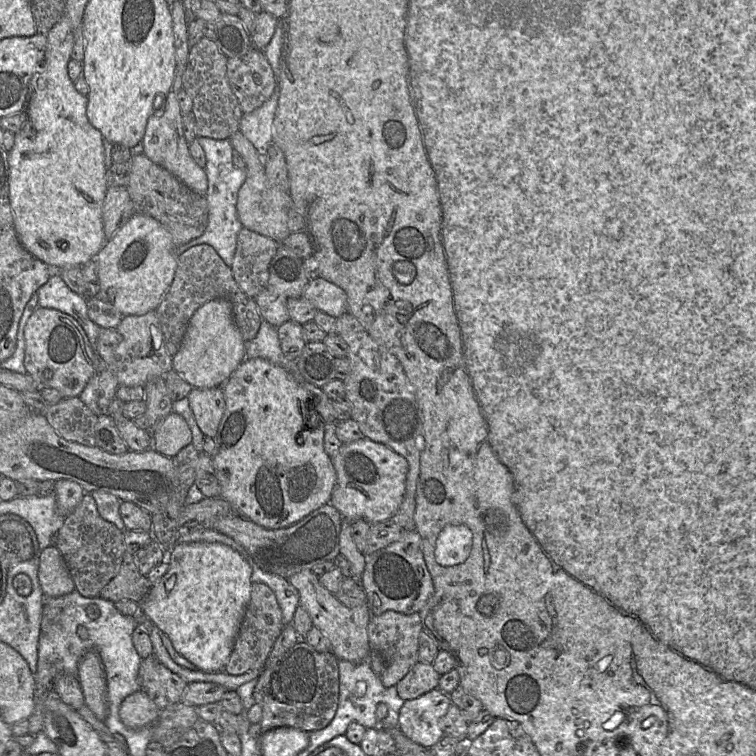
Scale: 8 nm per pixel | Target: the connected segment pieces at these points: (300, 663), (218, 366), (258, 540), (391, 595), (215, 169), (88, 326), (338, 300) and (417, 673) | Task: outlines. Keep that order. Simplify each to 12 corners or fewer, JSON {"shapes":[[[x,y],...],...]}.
{"shapes":[[[300,638],[262,669],[262,734],[324,729],[338,659]],[[232,304],[192,315],[172,366],[193,388],[225,382],[246,358]],[[331,504],[285,528],[241,516],[210,529],[288,578],[340,553],[343,517]],[[420,535],[366,556],[372,616],[420,612],[434,593]],[[196,137],[206,156],[208,224],[178,245],[180,255],[209,244],[231,267],[238,191],[245,169],[233,164],[229,138]],[[60,273],[36,293],[39,306],[54,308],[81,324],[91,345],[101,327],[89,318],[85,296]],[[321,277],[302,297],[334,318],[347,313],[343,289]],[[418,661],[395,687],[404,701],[439,687],[433,664]]]}

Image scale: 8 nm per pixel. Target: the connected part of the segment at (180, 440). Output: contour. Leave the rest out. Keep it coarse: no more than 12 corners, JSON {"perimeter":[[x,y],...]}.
{"perimeter":[[168,414],[152,433],[152,447],[173,458],[192,443],[185,419]]}

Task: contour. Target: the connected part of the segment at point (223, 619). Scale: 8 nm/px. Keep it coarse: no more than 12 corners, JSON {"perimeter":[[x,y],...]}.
{"perimeter":[[176,544],[140,603],[204,672],[228,663],[252,568]]}

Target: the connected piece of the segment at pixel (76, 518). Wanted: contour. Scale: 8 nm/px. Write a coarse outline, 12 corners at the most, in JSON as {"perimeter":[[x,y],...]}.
{"perimeter":[[85,493],[54,546],[75,590],[99,597],[126,551]]}

